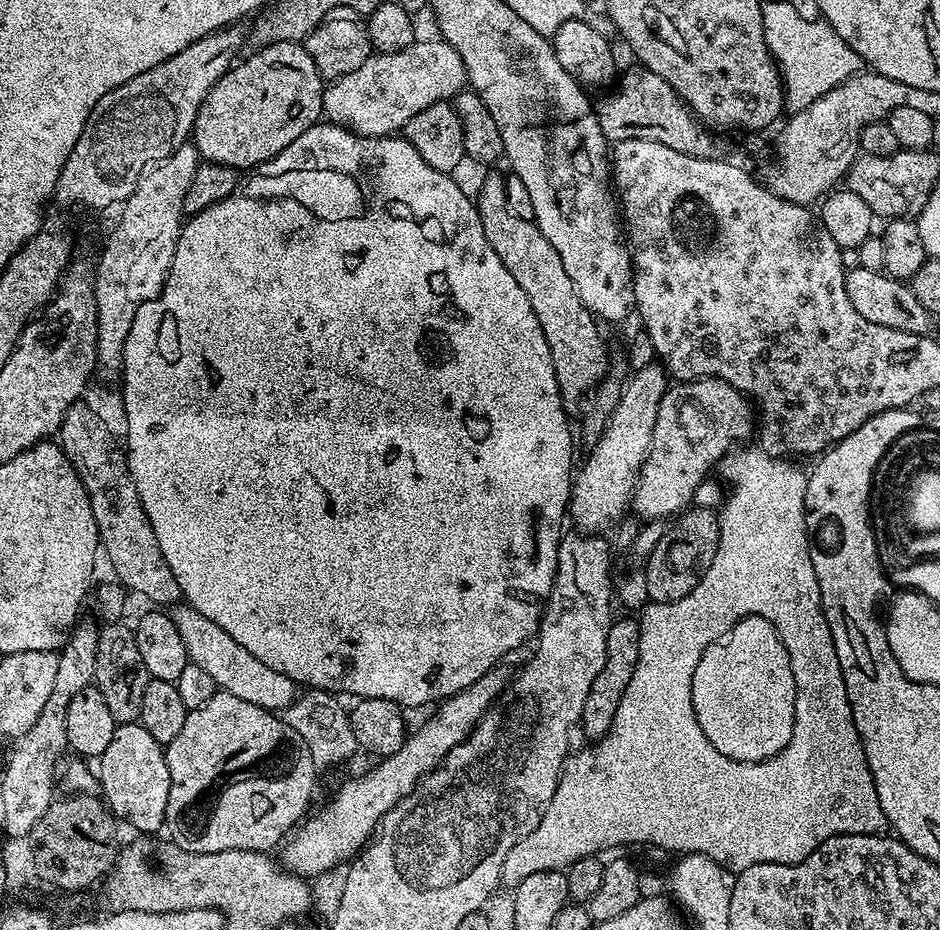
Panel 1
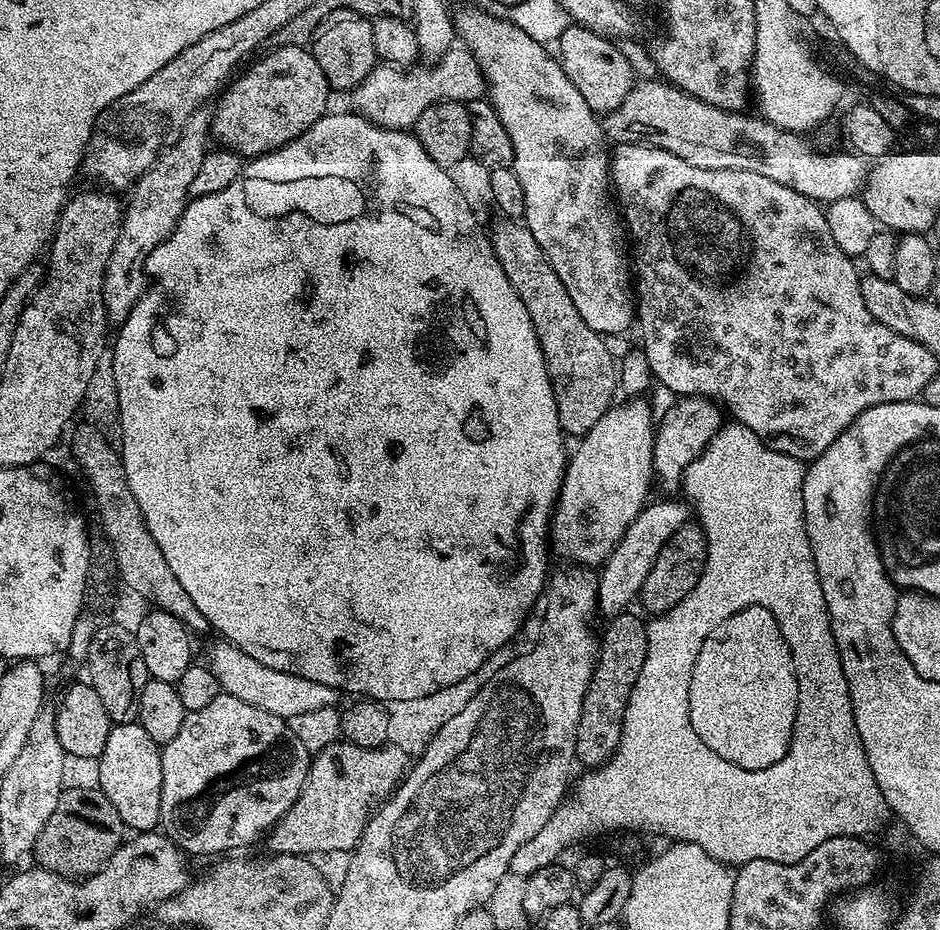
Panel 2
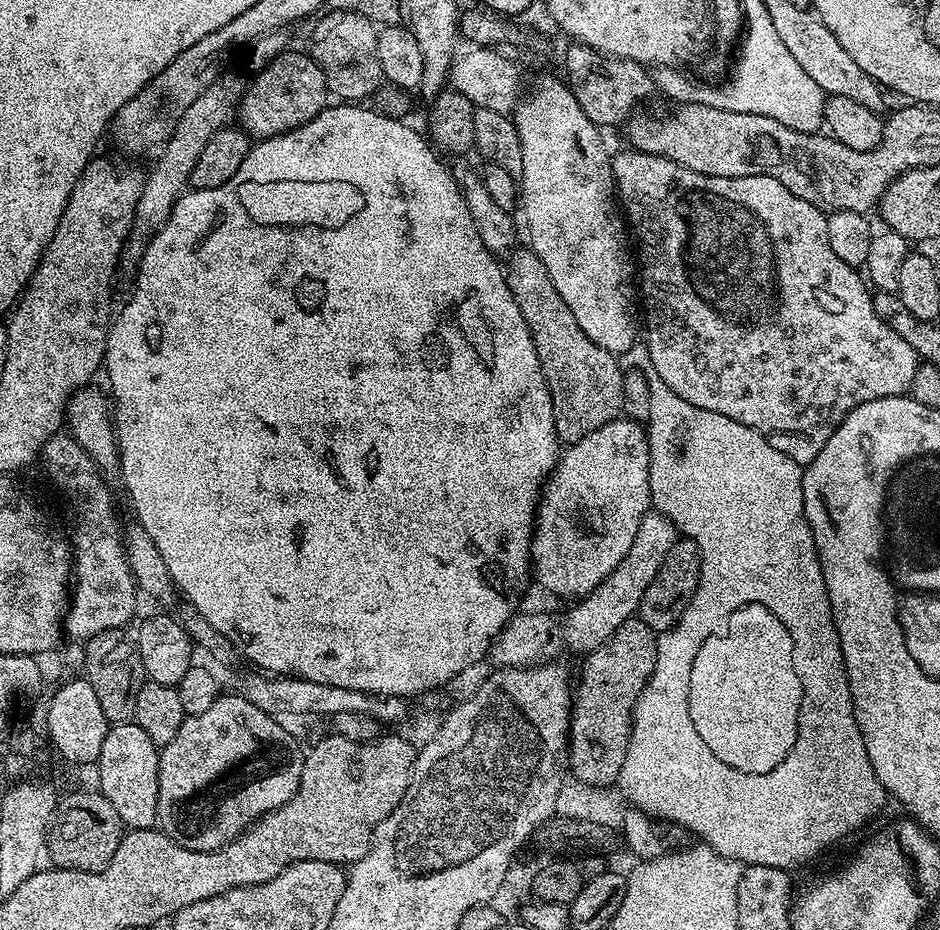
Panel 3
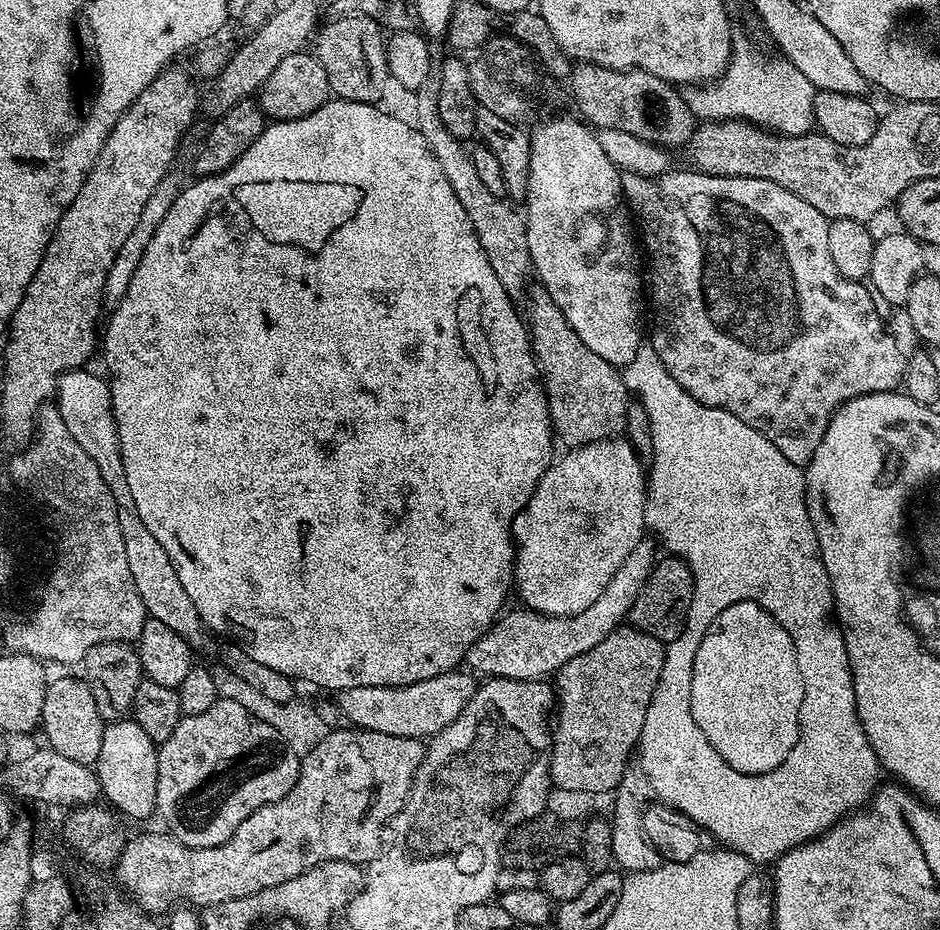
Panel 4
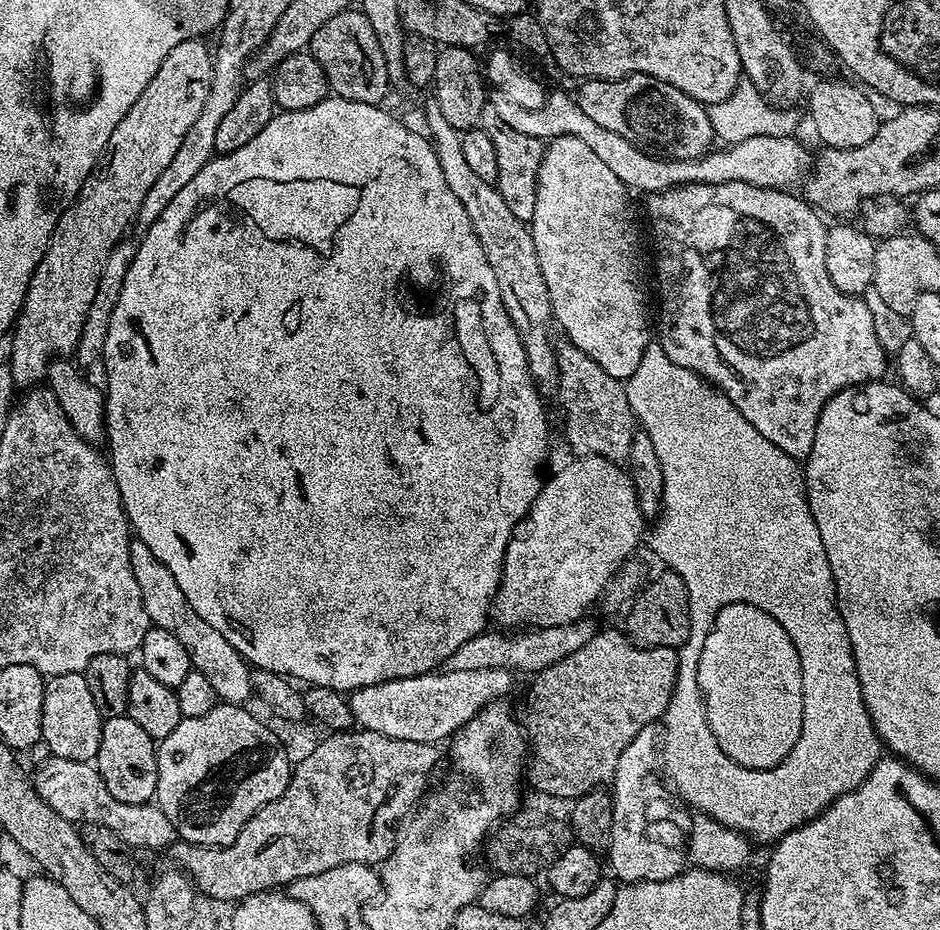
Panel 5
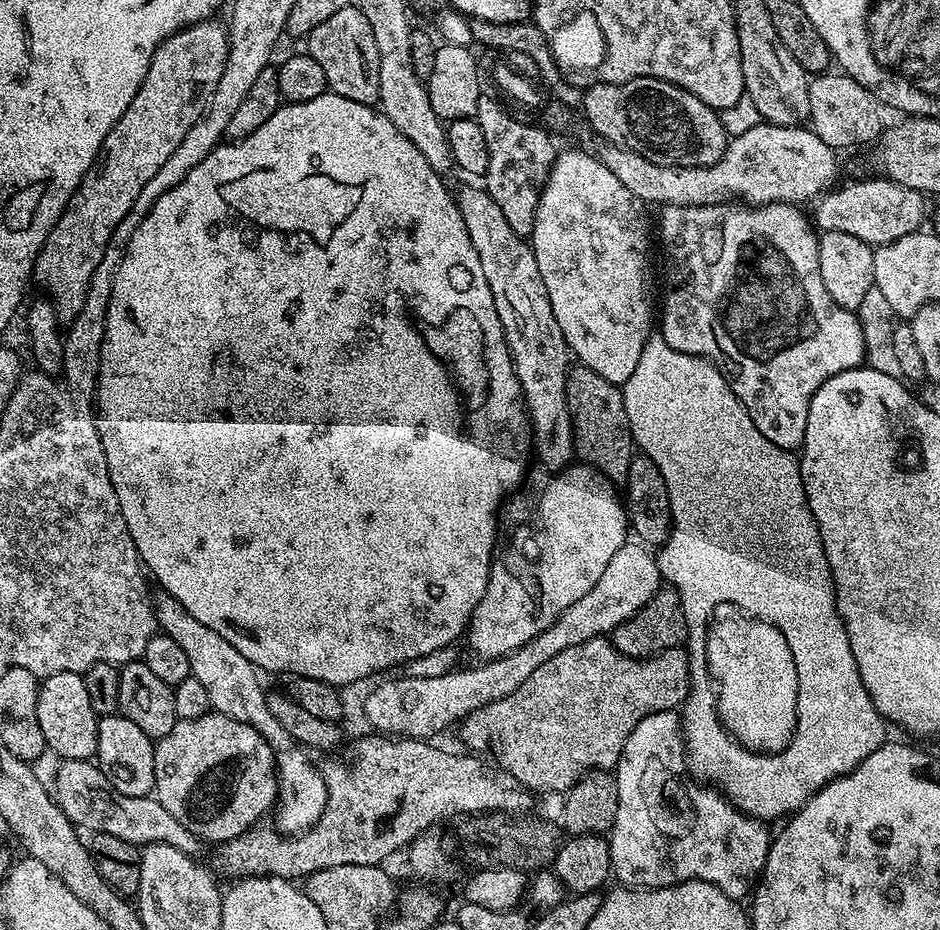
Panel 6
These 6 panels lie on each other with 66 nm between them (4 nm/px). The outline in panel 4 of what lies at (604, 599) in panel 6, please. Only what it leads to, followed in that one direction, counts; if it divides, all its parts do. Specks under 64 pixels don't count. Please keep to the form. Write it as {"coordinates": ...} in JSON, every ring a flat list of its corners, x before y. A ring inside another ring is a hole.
{"coordinates":[[453,670,438,678,426,678,426,682,414,682,410,686,354,686,335,693,334,703,339,715,348,719,349,725,365,732,394,734,406,738,431,738,441,732,462,710,476,692,477,681,472,681,467,671]]}

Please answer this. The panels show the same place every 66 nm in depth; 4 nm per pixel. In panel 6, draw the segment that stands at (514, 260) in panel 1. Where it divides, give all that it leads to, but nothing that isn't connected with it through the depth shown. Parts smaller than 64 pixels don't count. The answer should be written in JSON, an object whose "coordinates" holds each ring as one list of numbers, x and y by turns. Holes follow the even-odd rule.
{"coordinates":[[572,366,568,369,566,402,572,419,572,442,575,455,589,468,595,468,597,472,602,473,607,480,623,482,630,470,630,462,634,455,634,441,626,418,623,391,617,385,606,382,602,374,594,374,594,370,583,366]]}

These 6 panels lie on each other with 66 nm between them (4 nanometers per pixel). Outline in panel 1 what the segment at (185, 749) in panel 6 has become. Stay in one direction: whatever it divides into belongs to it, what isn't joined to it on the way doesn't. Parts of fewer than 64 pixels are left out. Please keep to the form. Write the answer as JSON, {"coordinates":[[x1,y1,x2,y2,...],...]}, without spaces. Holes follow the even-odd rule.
{"coordinates":[[218,690,214,694,214,698,210,698,210,702,206,702,206,706,191,709,186,722,182,725,181,732,175,736,174,742,170,742,164,748,164,757,166,766,170,770,170,798,166,798,166,818,164,819,166,832,172,835,169,836,171,843,187,852,214,854,218,850,254,850,255,852,271,853,272,847,276,843,279,845,301,823,309,811,308,802,312,798,312,791,316,788,318,769,311,757,310,746,306,744,302,736,292,730,277,713,267,712,262,706,254,706,254,702,245,702,242,698,234,698,234,694,229,692]]}

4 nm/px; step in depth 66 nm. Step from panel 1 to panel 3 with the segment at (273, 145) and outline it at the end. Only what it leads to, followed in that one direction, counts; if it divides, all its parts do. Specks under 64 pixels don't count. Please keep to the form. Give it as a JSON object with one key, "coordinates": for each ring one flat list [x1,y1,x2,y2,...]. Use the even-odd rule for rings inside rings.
{"coordinates":[[285,50,261,72,251,77,244,97,238,105,239,123,252,138,281,136,313,120,329,103,330,93,322,70,311,55]]}

